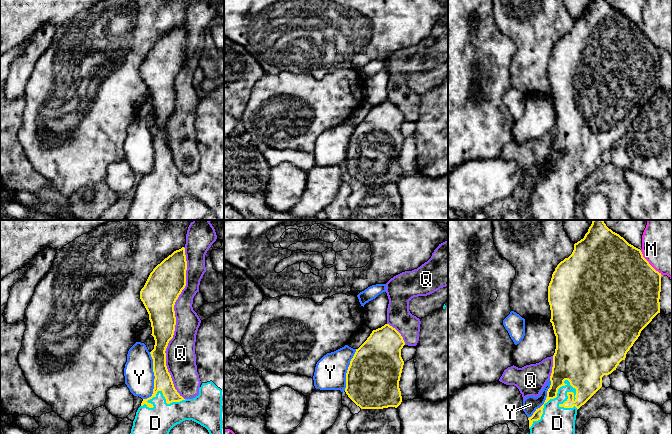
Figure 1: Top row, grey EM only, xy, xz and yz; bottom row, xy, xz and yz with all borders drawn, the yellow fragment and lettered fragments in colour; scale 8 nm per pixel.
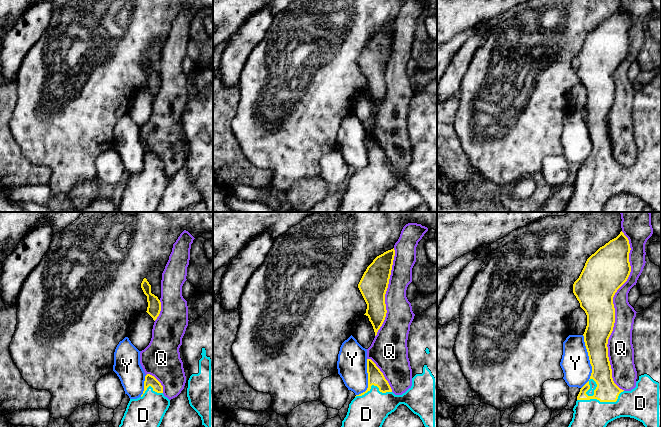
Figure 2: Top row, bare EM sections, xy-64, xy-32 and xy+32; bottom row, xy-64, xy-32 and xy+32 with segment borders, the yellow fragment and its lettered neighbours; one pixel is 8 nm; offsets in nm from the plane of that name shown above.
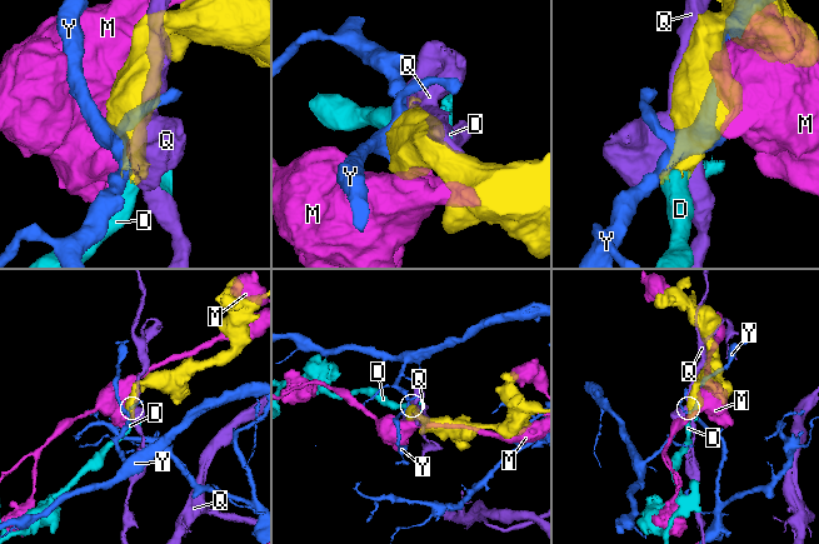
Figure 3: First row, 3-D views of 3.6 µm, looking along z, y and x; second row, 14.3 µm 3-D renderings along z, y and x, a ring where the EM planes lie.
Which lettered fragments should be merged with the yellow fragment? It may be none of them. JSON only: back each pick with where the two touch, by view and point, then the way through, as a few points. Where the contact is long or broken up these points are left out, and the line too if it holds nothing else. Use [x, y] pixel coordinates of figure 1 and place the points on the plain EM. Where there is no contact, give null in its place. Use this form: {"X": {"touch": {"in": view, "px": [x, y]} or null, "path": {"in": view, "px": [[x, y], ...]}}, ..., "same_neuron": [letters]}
{"D": {"touch": {"in": "yz", "px": [546, 178]}}, "same_neuron": ["D"]}

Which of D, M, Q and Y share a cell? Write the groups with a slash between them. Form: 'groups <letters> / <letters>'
groups D / M / Q / Y

